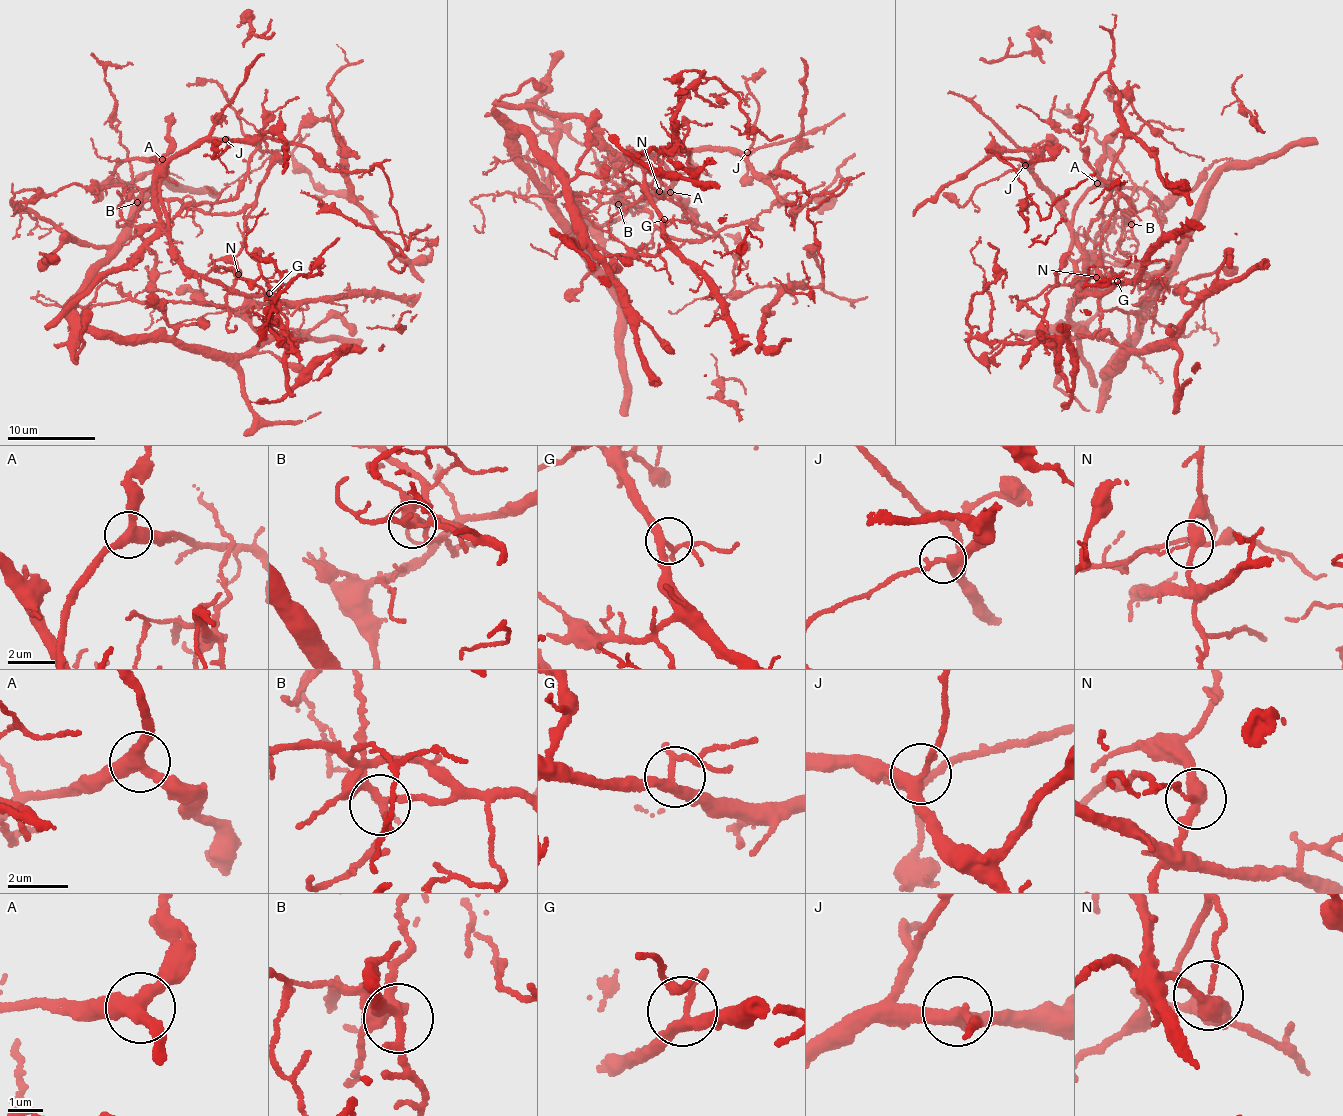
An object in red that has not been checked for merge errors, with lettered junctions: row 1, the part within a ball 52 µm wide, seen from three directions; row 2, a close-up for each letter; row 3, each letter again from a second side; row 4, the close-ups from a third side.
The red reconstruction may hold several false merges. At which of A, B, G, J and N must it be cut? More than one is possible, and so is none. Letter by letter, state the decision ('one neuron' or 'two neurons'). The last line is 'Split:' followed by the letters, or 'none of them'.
A: one neuron
B: one neuron
G: one neuron
J: one neuron
N: two neurons
Split: N

